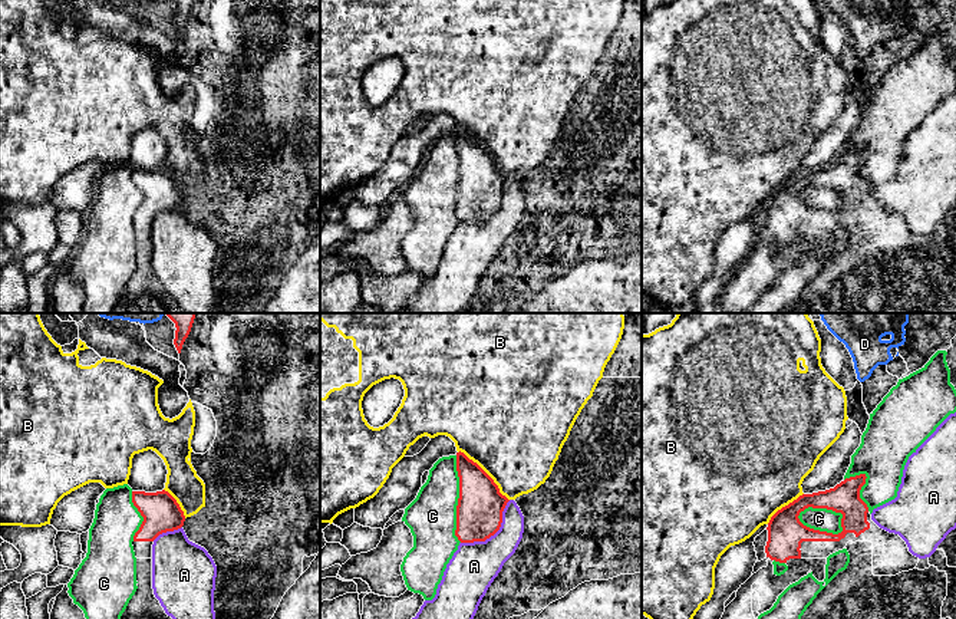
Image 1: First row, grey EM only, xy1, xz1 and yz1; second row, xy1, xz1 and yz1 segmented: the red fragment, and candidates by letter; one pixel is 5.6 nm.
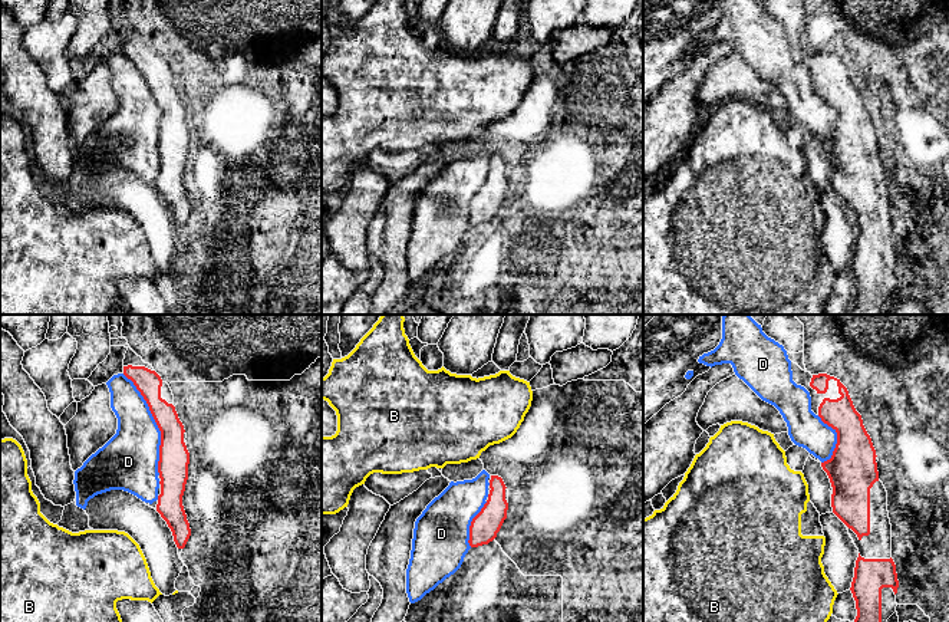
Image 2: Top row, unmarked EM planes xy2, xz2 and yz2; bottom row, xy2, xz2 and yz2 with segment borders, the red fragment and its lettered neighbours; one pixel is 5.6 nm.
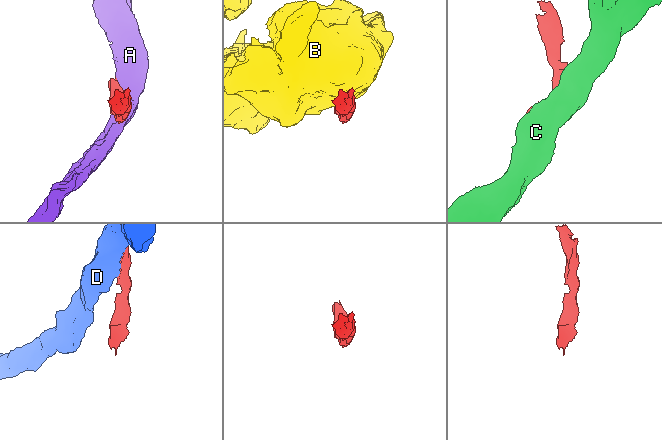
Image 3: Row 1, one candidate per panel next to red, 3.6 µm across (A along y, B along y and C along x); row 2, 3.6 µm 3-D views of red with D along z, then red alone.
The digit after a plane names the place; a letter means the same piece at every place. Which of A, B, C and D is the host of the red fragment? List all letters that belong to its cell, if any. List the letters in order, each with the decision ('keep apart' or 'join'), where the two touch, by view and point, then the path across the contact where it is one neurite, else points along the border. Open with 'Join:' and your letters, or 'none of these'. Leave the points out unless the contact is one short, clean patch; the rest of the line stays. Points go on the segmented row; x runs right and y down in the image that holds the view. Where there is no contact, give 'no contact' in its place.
Join: none of these
A: keep apart; meets red in xz1 at (494, 533)
B: keep apart; meets red in xz1 at (487, 474); border along xz1 (460, 450), (493, 480), (508, 500)
C: keep apart; meets red in yz1 at (818, 530)
D: keep apart; meets red in xy2 at (157, 424)

